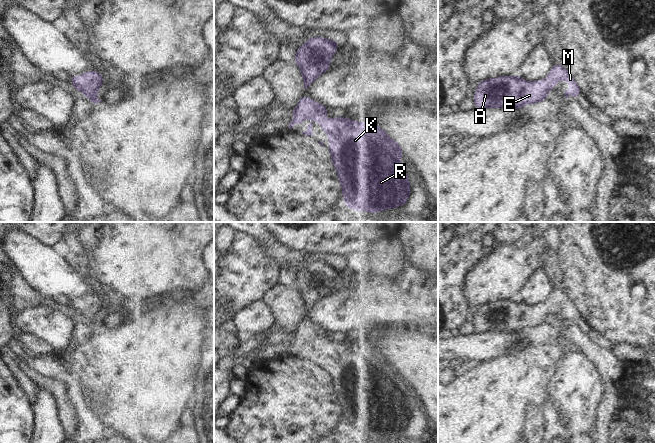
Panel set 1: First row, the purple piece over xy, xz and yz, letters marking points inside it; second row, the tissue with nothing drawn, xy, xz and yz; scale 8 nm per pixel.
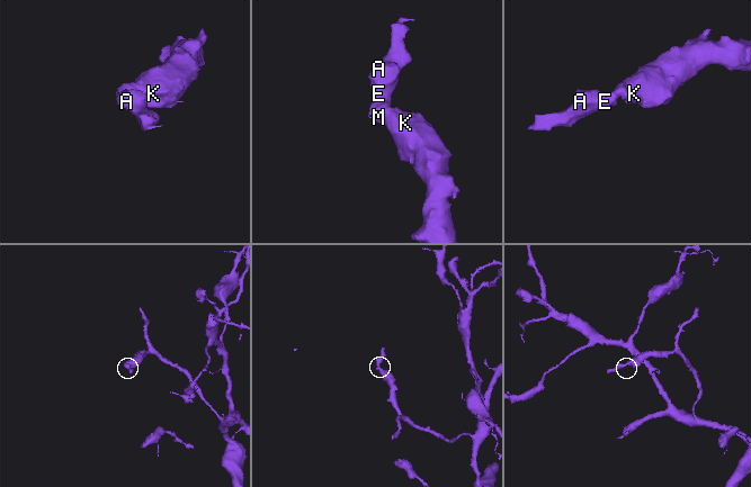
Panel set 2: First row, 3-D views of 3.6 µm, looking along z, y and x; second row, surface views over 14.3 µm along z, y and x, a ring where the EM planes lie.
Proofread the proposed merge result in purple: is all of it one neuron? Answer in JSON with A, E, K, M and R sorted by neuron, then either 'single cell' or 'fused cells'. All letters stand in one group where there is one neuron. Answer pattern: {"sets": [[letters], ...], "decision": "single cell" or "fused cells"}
{"sets": [["A", "E", "K", "M", "R"]], "decision": "single cell"}

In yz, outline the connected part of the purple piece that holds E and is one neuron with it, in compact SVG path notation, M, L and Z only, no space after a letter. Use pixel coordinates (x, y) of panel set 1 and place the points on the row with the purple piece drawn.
M554 64L544 80L528 82L518 75L500 76L479 81L473 96L475 109L509 108L516 110L527 104L547 100L551 88L555 88L558 80L564 80L572 85L565 91L565 97L572 93L575 100L582 94L580 87L562 64Z

